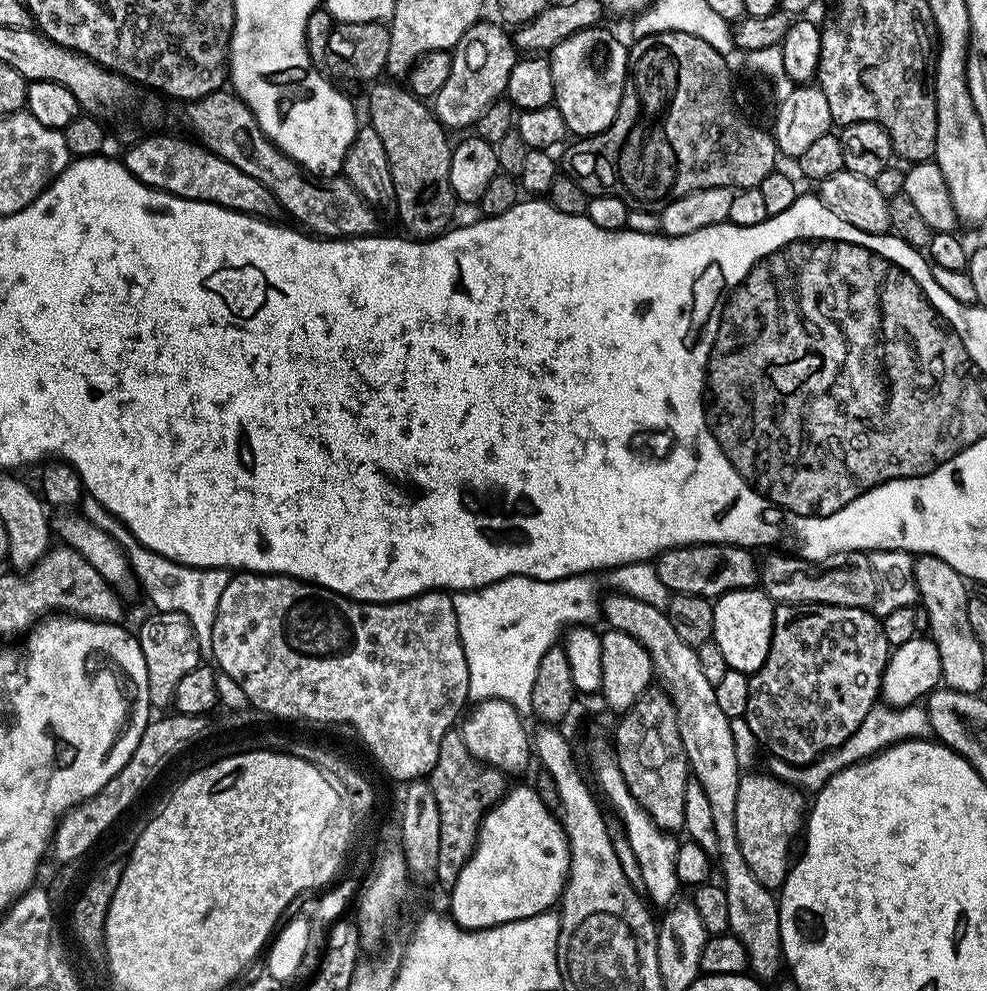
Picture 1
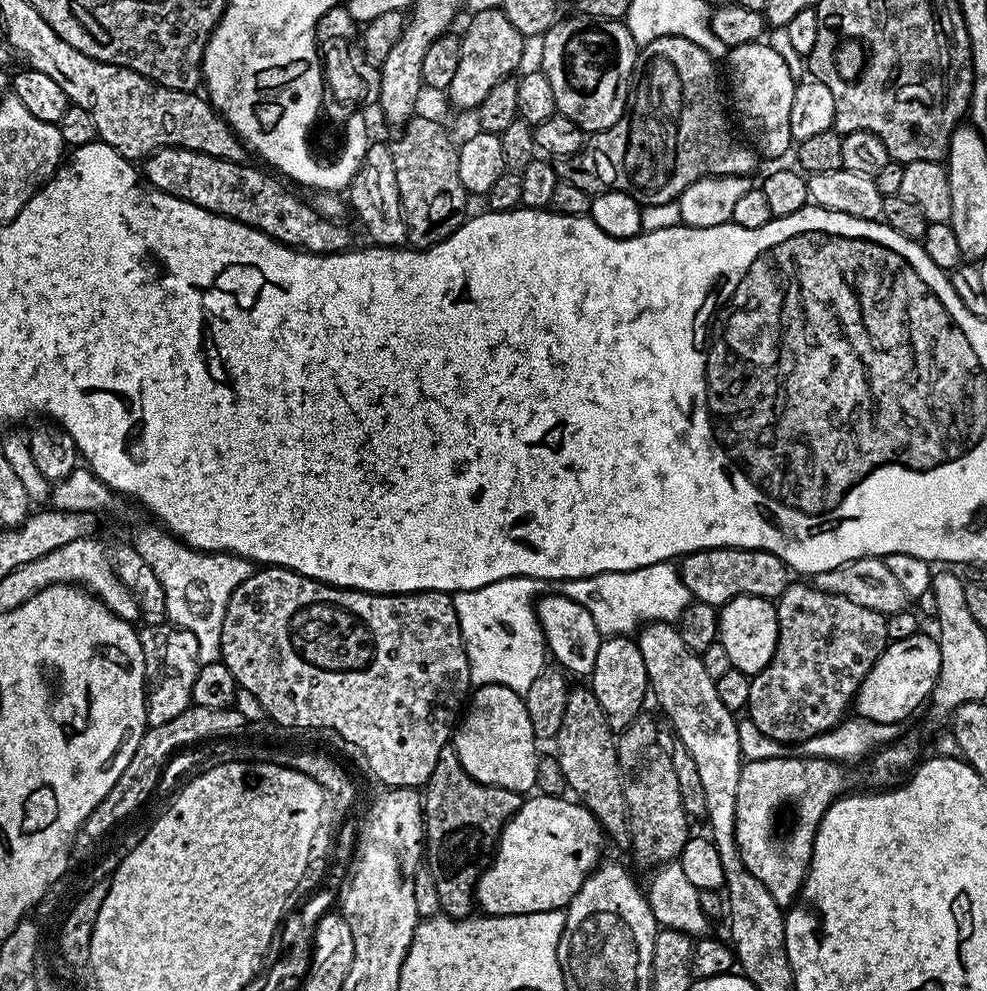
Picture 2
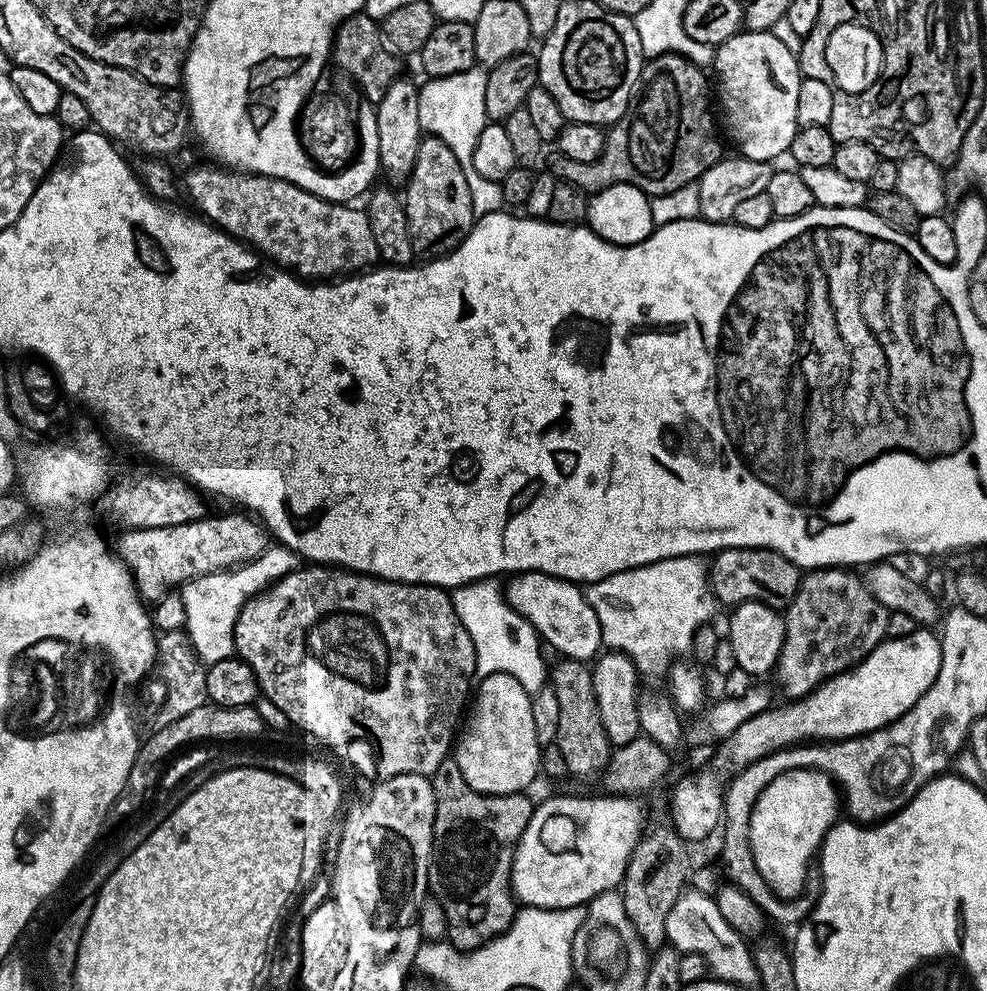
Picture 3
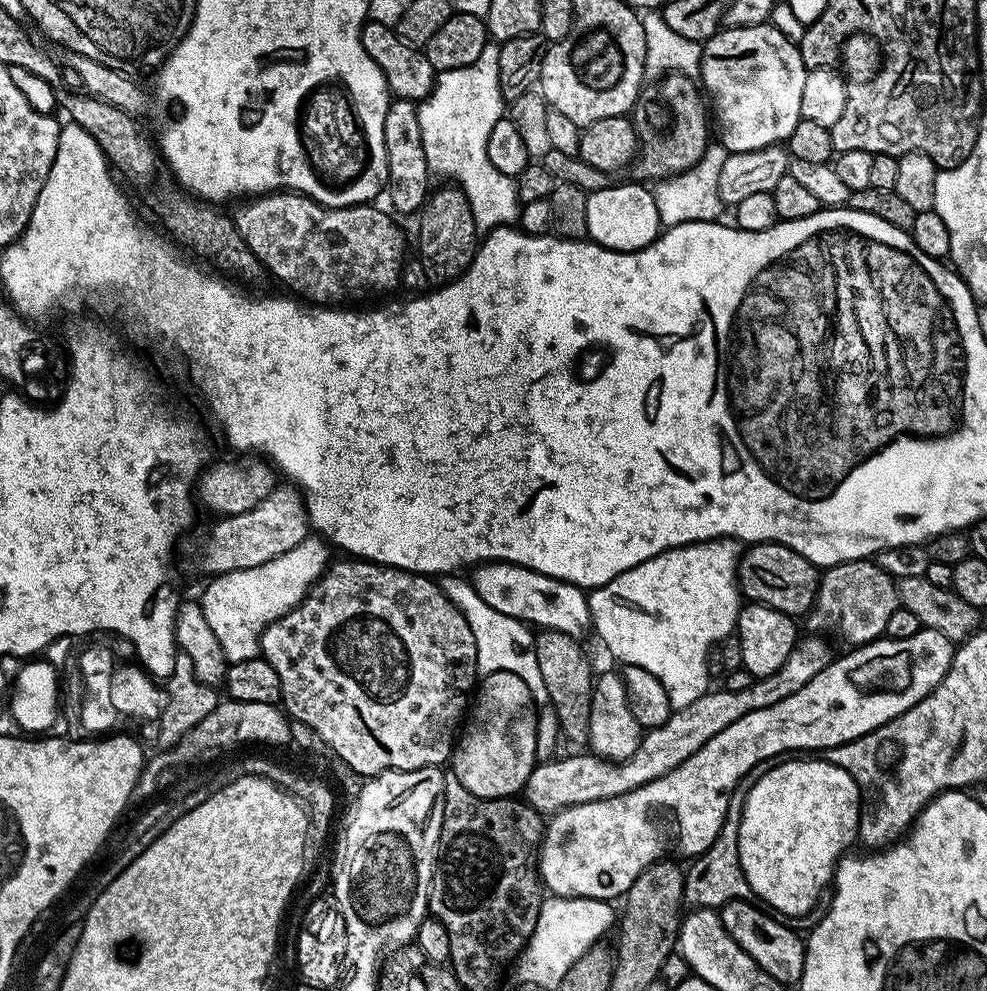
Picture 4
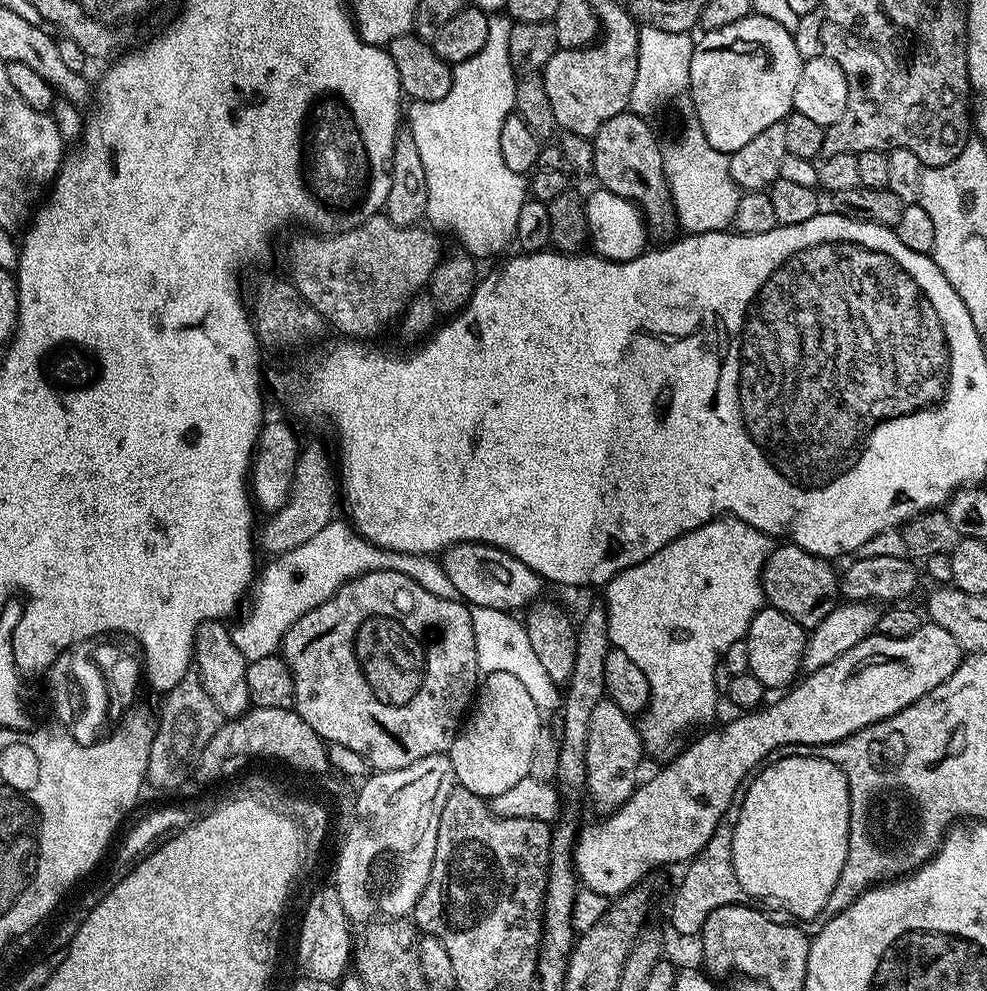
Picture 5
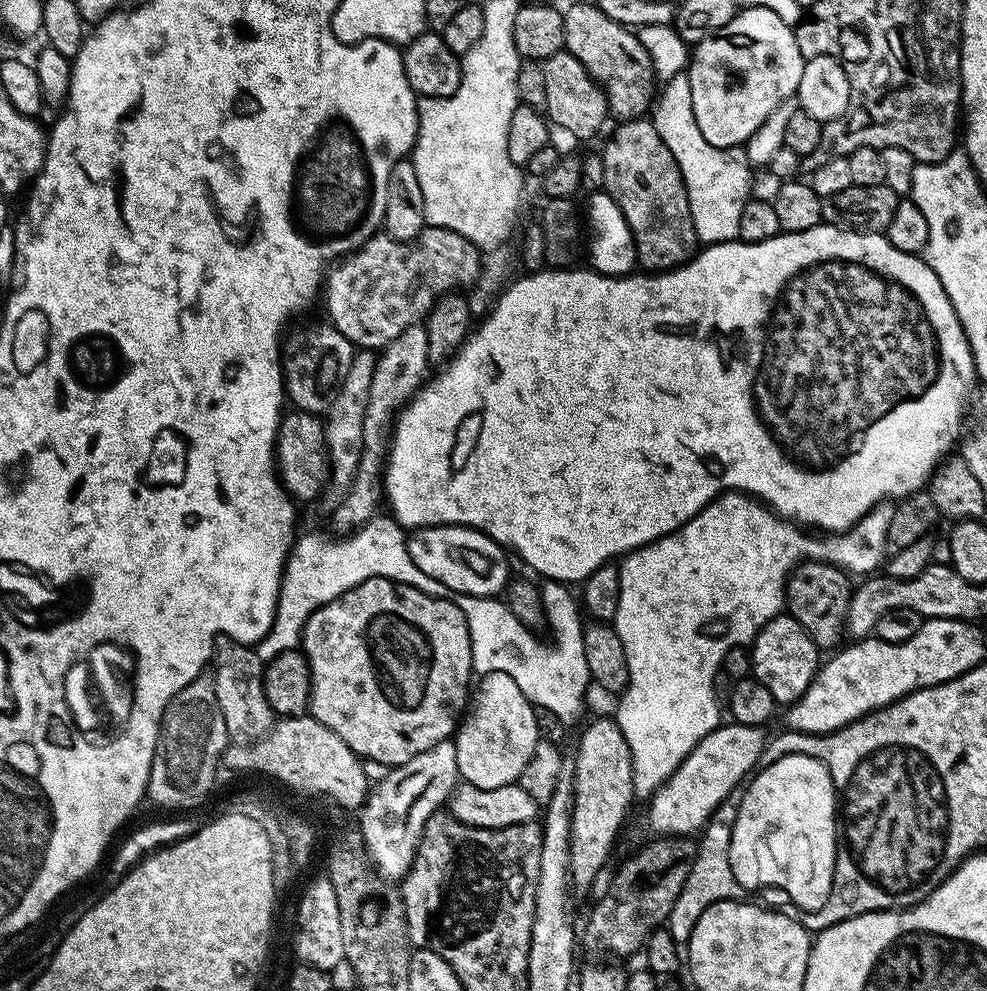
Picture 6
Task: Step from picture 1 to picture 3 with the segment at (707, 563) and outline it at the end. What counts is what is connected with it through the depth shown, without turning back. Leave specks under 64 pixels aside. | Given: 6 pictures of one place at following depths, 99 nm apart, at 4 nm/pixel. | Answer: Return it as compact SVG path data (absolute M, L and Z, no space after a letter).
M722 548L711 557L708 584L721 605L735 606L746 600L759 600L761 604L783 610L794 594L798 594L801 575L801 569L794 562L770 548Z

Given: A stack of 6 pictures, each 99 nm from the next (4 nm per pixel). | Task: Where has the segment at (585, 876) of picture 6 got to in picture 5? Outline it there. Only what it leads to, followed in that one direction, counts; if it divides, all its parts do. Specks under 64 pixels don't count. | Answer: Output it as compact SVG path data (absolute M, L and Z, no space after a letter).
M600 700L591 714L586 738L586 792L592 795L601 813L615 812L631 798L638 787L636 775L640 772L640 759L645 756L637 721L618 710L612 700Z

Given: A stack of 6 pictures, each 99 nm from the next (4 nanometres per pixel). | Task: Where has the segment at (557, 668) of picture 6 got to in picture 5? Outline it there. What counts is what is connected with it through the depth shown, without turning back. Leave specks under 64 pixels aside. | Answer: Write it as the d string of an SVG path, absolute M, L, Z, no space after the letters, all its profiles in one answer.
M472 608L472 625L476 639L476 662L485 673L512 674L530 693L536 708L547 712L561 705L562 694L544 671L539 659L533 654L526 630L519 619L508 612L499 612L493 608Z

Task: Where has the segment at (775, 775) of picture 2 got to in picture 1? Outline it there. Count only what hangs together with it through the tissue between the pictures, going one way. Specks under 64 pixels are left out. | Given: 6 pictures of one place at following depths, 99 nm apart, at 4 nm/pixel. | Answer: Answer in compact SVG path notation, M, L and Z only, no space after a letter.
M749 771L741 775L738 786L738 804L734 810L736 819L736 830L738 832L738 846L742 850L742 858L746 858L746 866L770 890L779 890L784 885L784 878L788 874L790 867L790 856L788 860L788 843L792 840L792 835L799 833L802 828L802 821L806 816L806 800L796 788L763 771Z

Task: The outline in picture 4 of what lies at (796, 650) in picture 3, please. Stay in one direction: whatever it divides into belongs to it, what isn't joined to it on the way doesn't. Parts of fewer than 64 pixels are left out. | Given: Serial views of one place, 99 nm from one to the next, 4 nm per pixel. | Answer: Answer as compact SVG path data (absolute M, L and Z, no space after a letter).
M872 558L847 560L823 569L812 608L806 613L807 631L812 634L833 632L841 636L848 646L870 644L881 639L890 614L901 608L897 583L897 577L882 570L880 563Z

